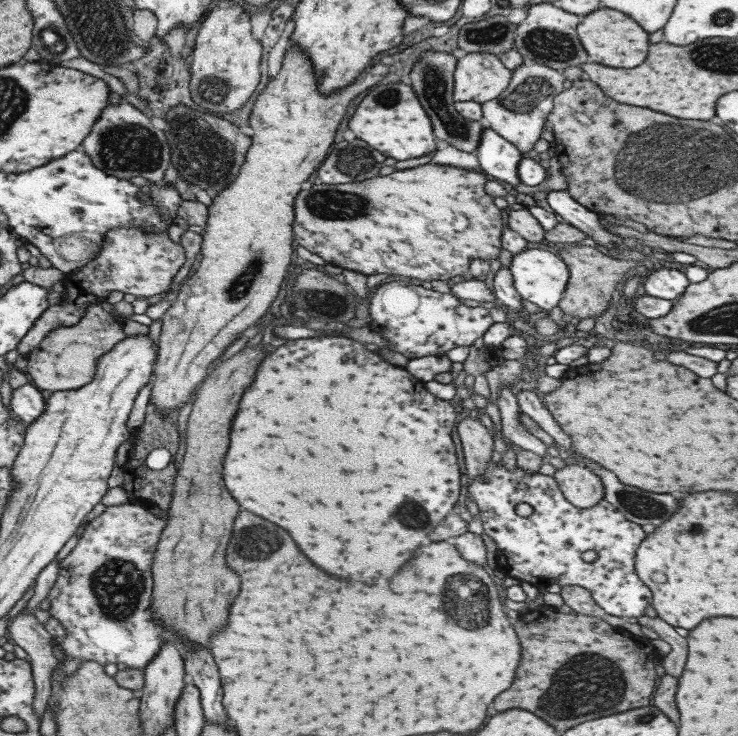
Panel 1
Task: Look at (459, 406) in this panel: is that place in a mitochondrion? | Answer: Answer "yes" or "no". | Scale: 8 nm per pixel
no

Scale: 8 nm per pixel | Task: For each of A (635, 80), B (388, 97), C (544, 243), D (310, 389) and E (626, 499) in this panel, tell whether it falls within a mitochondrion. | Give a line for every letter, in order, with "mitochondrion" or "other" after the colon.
A: other
B: mitochondrion
C: other
D: other
E: mitochondrion

